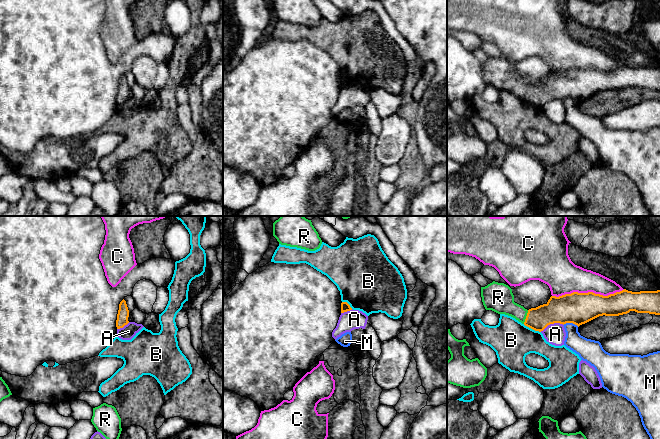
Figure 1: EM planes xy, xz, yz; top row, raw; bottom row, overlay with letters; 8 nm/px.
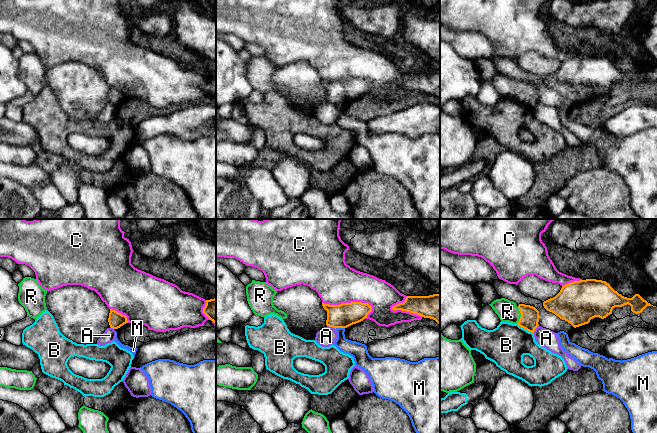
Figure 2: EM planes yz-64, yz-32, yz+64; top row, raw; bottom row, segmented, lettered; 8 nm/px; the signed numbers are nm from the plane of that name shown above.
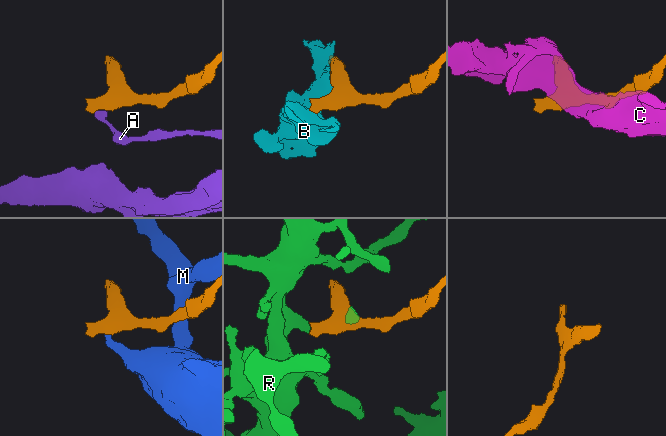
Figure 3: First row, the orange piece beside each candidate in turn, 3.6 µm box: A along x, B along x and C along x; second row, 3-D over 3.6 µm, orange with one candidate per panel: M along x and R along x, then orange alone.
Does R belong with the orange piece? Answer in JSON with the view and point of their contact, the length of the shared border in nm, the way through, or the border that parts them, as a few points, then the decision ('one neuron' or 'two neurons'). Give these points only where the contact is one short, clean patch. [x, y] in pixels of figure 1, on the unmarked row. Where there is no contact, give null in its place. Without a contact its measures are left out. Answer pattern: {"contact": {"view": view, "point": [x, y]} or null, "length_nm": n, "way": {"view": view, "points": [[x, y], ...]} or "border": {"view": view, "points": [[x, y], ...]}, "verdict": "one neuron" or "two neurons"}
{"contact": {"view": "yz", "point": [526, 93]}, "length_nm": 120, "way": {"view": "yz", "points": [[556, 86], [540, 93], [526, 93], [511, 85], [501, 75]]}, "verdict": "one neuron"}

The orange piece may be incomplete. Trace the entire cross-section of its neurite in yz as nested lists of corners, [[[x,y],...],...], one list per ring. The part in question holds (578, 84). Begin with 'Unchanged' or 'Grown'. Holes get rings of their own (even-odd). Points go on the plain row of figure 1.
Grown. [[[493,57],[485,63],[481,63],[481,73],[486,86],[511,92],[525,102],[539,108],[554,99],[563,101],[573,99],[579,103],[599,92],[619,92],[630,87],[660,91],[660,66],[632,68],[624,65],[608,72],[593,68],[573,68],[559,73],[551,72],[546,80],[527,86],[514,78],[512,65],[508,61]]]

